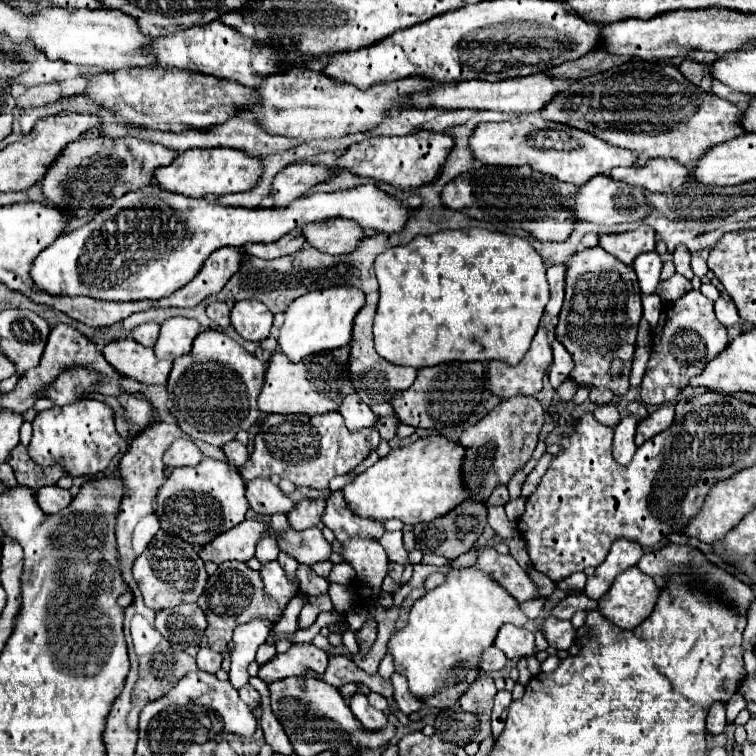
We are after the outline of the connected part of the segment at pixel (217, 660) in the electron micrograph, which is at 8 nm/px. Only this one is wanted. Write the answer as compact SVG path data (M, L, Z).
M201 648L197 654L197 668L215 674L221 668L221 654L213 652L211 648Z

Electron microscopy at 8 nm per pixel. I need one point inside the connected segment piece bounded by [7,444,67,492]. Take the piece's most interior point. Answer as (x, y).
(28, 473)

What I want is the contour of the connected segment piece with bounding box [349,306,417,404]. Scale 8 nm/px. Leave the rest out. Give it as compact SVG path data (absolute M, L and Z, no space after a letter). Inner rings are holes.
M365 306L359 314L357 320L353 322L353 340L351 340L351 358L349 358L349 366L351 366L351 376L353 376L353 384L357 388L357 392L367 390L367 402L375 404L375 402L389 402L397 392L407 390L415 378L417 378L417 370L415 368L405 368L405 366L393 366L391 362L383 360L375 348L373 348L373 318L375 318L375 306Z

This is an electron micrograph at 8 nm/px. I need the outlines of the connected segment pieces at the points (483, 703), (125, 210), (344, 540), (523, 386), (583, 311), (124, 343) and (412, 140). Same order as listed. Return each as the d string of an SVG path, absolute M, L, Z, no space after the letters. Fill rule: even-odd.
M479 674L479 678L471 684L471 688L455 702L453 708L443 708L435 718L435 734L441 736L445 742L455 744L469 744L469 742L481 742L491 736L491 706L493 696L497 694L497 688L493 684L493 678L489 674Z
M149 184L141 190L127 192L113 206L99 212L97 218L87 222L83 228L77 228L69 234L61 234L51 246L39 252L29 268L29 276L35 286L53 296L89 296L99 300L115 302L133 302L133 300L159 300L171 296L175 290L185 286L199 272L203 262L211 252L223 246L241 248L247 242L273 242L293 228L301 228L315 220L327 218L347 218L355 220L363 230L377 232L399 232L409 216L409 210L395 198L387 196L373 184L357 186L353 190L339 192L317 192L311 196L301 196L285 208L239 208L239 206L221 206L205 198L185 198L171 192L163 192L155 184Z
M333 492L327 500L325 512L323 512L323 524L327 528L331 528L335 532L335 538L343 544L343 558L347 564L351 564L357 572L357 580L365 590L357 590L359 598L371 598L377 596L381 590L381 582L387 576L387 552L385 548L375 542L373 538L381 538L385 534L383 522L379 520L369 520L369 518L362 518L345 506L345 500L341 496L341 492Z
M539 328L529 352L525 354L525 358L517 366L511 366L501 360L489 362L489 384L491 384L489 388L493 394L497 394L503 400L519 396L519 394L521 396L535 396L543 388L543 376L545 376L547 368L551 366L551 362L553 362L553 354L551 354L551 344L547 340L547 330Z
M601 246L585 248L569 260L569 274L565 286L565 304L555 328L557 340L567 348L575 366L569 374L579 386L605 386L623 396L629 390L629 374L637 340L637 324L643 316L641 290L635 270ZM621 358L625 362L621 378L609 378L609 364Z
M131 338L107 344L103 348L103 356L117 372L121 372L121 376L147 386L167 384L173 368L173 360L159 360L153 348L145 348Z
M419 130L415 134L407 136L379 136L379 138L367 138L363 142L351 144L337 160L337 170L349 170L355 176L373 178L377 182L391 184L401 190L419 188L423 184L429 184L437 178L441 166L445 164L445 158L449 150L453 148L453 138L441 132L427 132Z

